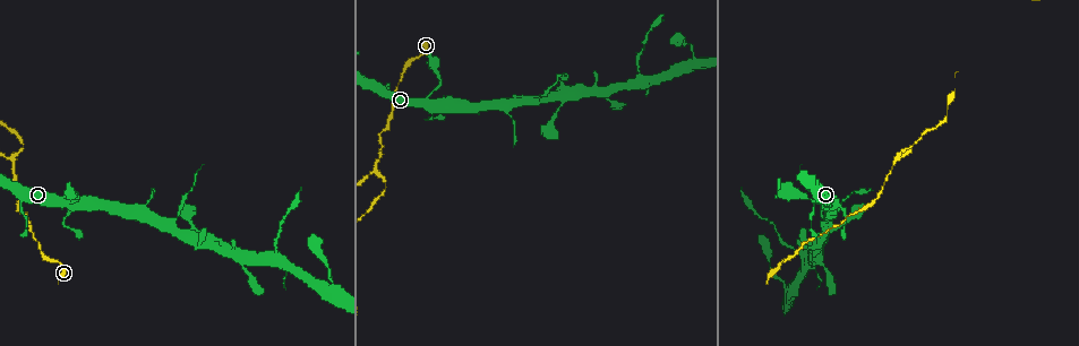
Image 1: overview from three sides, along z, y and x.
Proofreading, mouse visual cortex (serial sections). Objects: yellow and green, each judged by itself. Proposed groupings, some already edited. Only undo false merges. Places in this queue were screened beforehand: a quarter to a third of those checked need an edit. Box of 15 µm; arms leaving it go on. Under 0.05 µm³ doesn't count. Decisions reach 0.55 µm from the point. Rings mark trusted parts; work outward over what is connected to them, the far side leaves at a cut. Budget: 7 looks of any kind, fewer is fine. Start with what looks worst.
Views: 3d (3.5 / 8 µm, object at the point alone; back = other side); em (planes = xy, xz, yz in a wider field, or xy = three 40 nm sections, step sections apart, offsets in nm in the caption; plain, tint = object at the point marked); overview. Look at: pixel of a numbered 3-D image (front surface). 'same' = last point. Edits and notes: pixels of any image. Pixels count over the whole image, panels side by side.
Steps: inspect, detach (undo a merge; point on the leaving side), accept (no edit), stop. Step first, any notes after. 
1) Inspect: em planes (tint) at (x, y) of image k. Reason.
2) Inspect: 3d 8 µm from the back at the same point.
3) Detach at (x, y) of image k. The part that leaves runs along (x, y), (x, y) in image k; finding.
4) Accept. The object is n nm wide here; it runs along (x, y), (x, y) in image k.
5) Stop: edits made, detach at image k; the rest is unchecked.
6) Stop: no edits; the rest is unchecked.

Inspect: 3d 3.5 µm at (429, 105) of image 1. Abrupt turn.

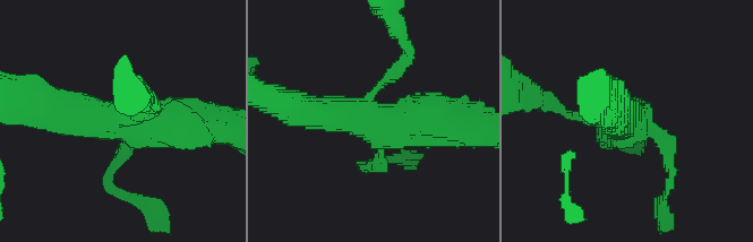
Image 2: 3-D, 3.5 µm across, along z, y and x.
Accept. It runs along (45, 101), (86, 118), (191, 124) in image 2; one cell here.

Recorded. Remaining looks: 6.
Inspect: 3d 8 µm at (531, 101) of image 1. Two arms in line, one across.

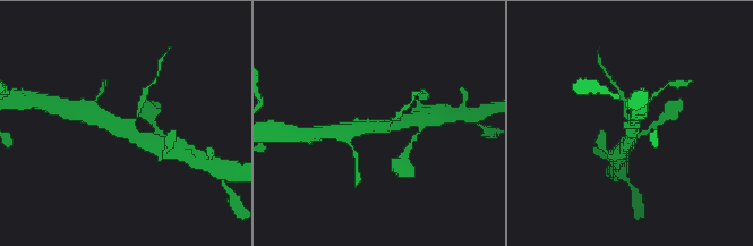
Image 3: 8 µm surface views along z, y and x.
Inspect: 3d 3.5 µm at (124, 130) of image 3. Closer look.

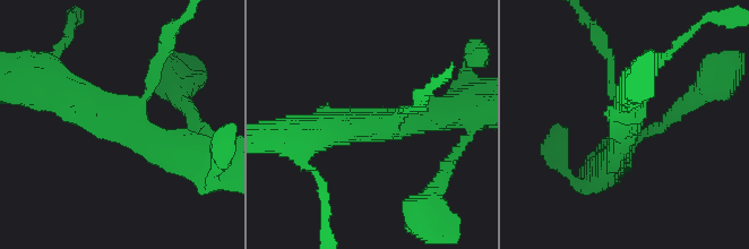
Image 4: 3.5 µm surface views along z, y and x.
Inspect: em xy step 5 (tint) at (120, 122) of image 4. Shape alone is not enough.

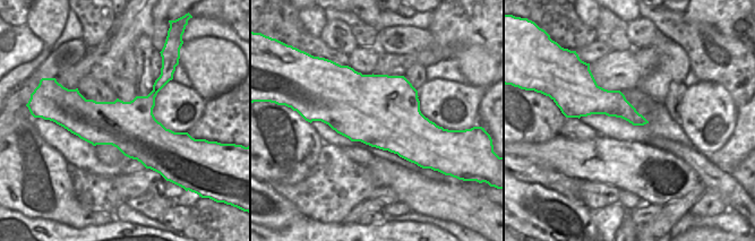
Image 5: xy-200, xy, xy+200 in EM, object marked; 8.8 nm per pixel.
Accept. The arms are 150, 350, 450 nm wide; one cell here.

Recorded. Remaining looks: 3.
Inspect: 3d 3.5 µm at (637, 76) of image 1. Thin arm on a thick one.

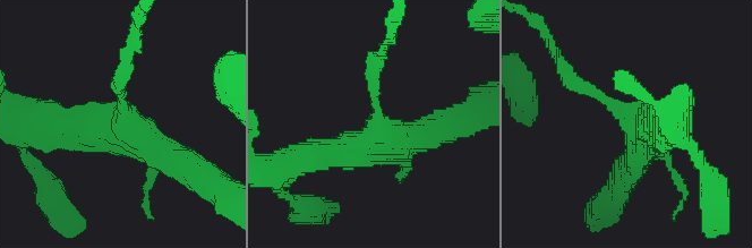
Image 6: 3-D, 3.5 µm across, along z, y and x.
Inspect: em xy step 1 (tint) at (376, 124) of image 6.

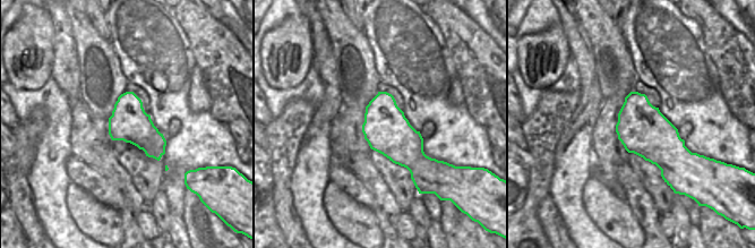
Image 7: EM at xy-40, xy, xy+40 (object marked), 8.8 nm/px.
Inspect: em xy step 2 (tint) at the same point.

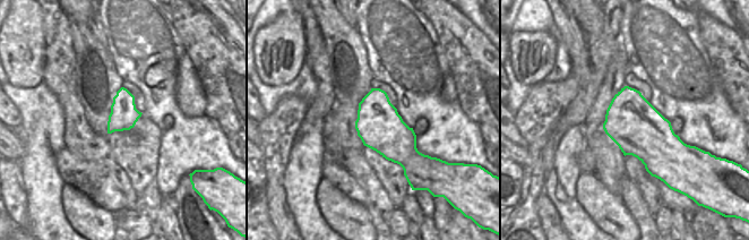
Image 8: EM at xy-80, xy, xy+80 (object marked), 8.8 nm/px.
Accept. It runs along (53, 120), (129, 130), (188, 169) in image 6; continuous, no second cell.

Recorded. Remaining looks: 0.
Stop: no edits; the rest is unchecked.

